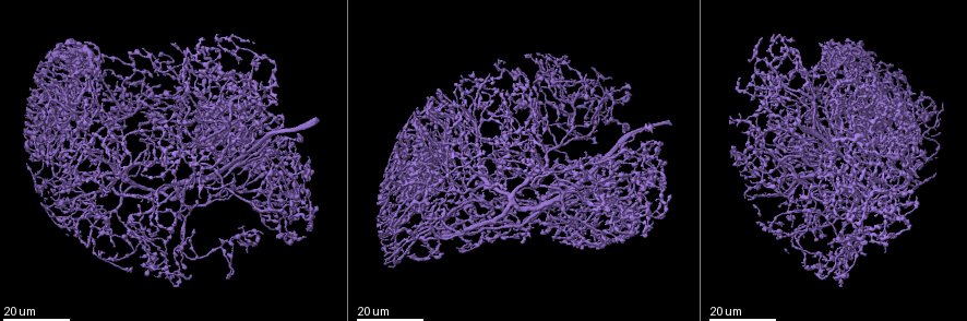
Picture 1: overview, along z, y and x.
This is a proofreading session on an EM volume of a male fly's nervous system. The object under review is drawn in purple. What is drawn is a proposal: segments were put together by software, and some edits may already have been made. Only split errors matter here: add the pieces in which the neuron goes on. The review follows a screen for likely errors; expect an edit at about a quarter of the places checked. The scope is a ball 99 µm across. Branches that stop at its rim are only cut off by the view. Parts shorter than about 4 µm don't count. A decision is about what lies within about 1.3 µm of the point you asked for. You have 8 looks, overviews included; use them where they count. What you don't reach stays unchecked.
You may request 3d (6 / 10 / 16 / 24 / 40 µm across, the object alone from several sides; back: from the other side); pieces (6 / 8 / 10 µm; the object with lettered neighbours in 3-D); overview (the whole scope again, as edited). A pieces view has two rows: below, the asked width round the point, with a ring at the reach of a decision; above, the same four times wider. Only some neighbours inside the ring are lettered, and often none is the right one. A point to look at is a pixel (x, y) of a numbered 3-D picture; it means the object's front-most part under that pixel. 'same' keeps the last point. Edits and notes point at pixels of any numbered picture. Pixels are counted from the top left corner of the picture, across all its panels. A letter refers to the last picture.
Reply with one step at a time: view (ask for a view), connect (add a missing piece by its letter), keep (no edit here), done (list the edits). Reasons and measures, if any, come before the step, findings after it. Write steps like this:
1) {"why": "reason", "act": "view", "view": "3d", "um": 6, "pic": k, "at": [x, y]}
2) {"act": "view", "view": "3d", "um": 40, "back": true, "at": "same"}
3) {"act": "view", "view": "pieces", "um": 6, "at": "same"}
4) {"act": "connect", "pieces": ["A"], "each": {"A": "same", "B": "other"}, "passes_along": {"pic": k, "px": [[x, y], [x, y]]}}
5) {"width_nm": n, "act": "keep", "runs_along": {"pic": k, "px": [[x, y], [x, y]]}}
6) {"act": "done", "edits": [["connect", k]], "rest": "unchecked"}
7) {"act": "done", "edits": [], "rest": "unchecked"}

{"why": "an open end", "act": "view", "view": "3d", "um": 24, "pic": 1, "at": [420, 246]}

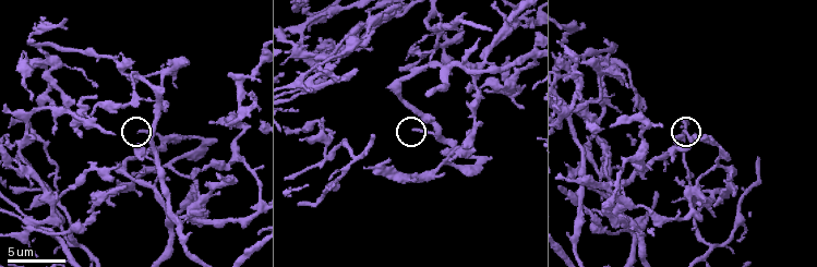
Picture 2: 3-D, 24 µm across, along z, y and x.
{"act": "view", "view": "pieces", "um": 6, "pic": 2, "at": [414, 129]}

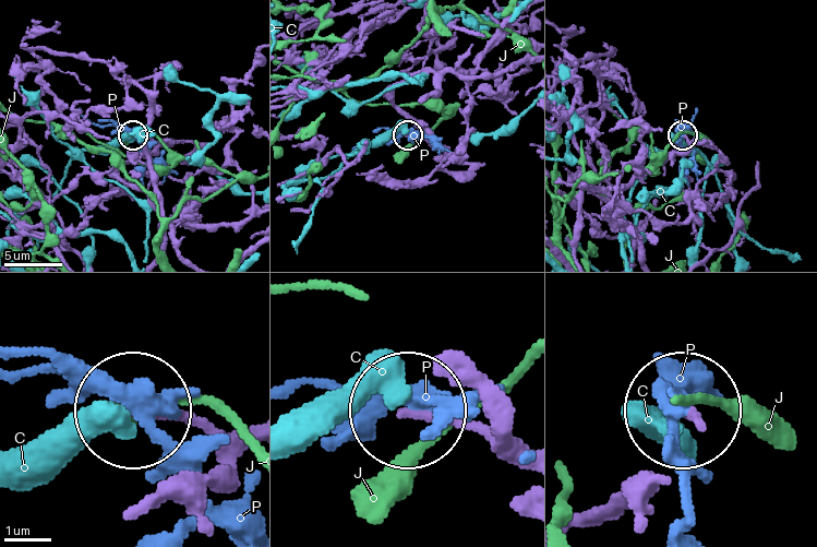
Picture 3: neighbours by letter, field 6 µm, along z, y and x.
{"width_nm": 180, "act": "keep", "each": {"C": "other", "J": "other", "P": "other"}, "found": "none of them fits"}

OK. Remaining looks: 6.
{"why": "tapers out", "act": "view", "view": "3d", "um": 24, "pic": 1, "at": [557, 122]}

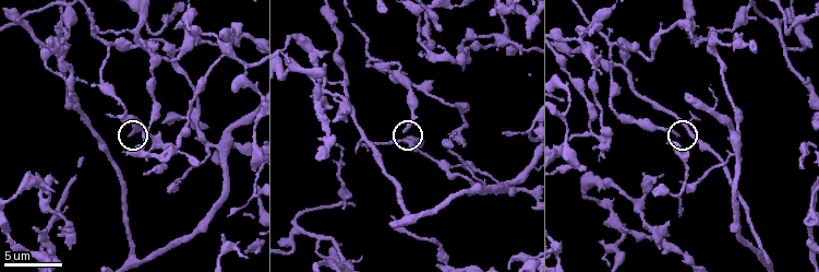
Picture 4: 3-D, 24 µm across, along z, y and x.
{"act": "view", "view": "pieces", "um": 6, "pic": 4, "at": [130, 132]}

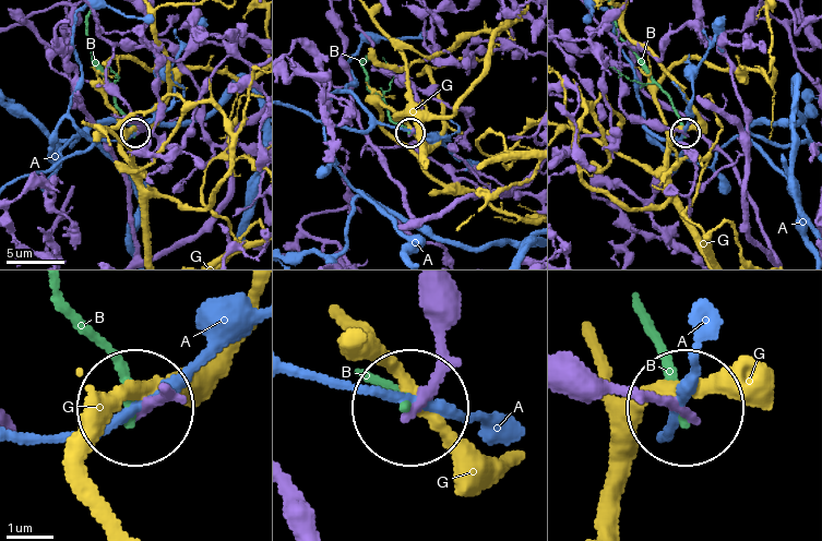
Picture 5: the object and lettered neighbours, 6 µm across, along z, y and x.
{"width_nm": 180, "act": "keep", "each": {"A": "other", "B": "other", "G": "other"}, "runs_along": {"pic": 5, "px": [[426, 290], [433, 360], [414, 404]]}, "found": "no lettered piece goes on from it"}

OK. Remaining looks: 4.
{"why": "an open end", "act": "view", "view": "pieces", "um": 10, "pic": 4, "at": [166, 123]}

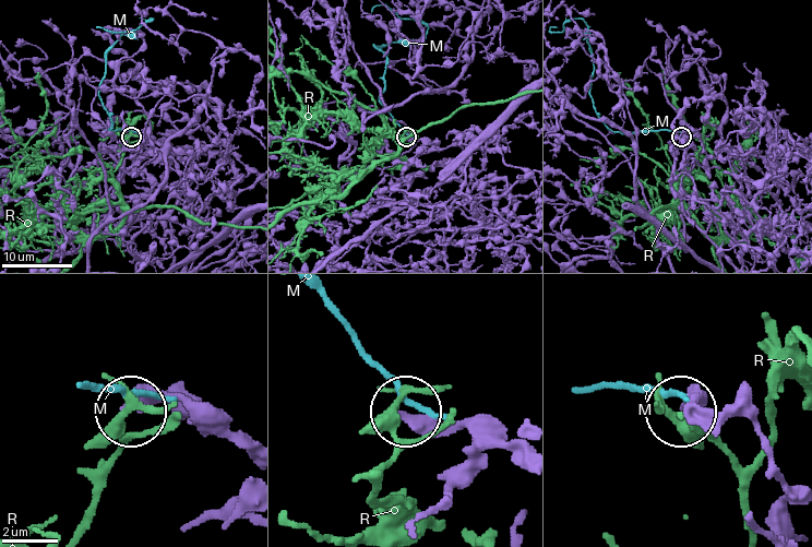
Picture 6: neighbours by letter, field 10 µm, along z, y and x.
{"width_nm": 320, "act": "keep", "each": {"M": "other", "R": "other"}, "found": "no lettered piece goes on from it"}

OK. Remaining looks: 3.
{"why": "free end", "act": "view", "view": "pieces", "um": 6, "pic": 2, "at": [212, 142]}

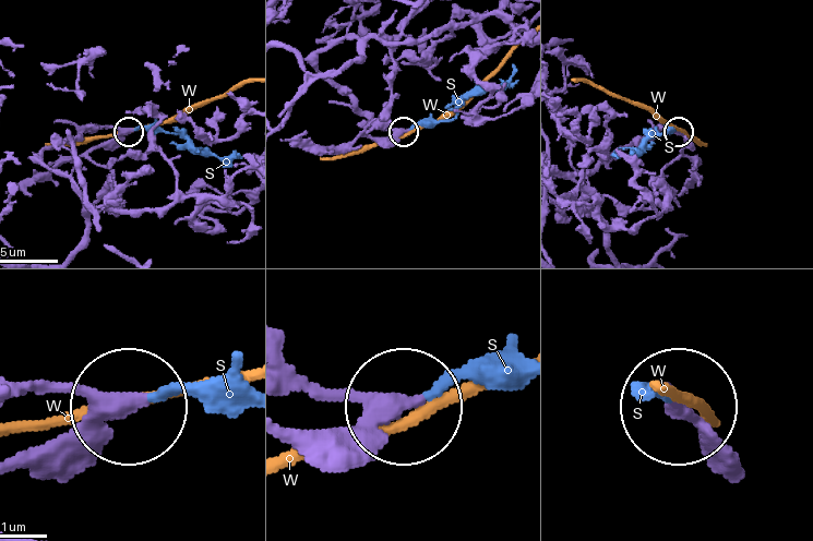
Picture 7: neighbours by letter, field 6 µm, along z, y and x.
{"act": "connect", "pieces": ["S"], "each": {"S": "same", "W": "other"}, "found": "the neuron continues"}

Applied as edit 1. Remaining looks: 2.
{"act": "done", "edits": [["connect", 7]], "rest": "unchecked"}

